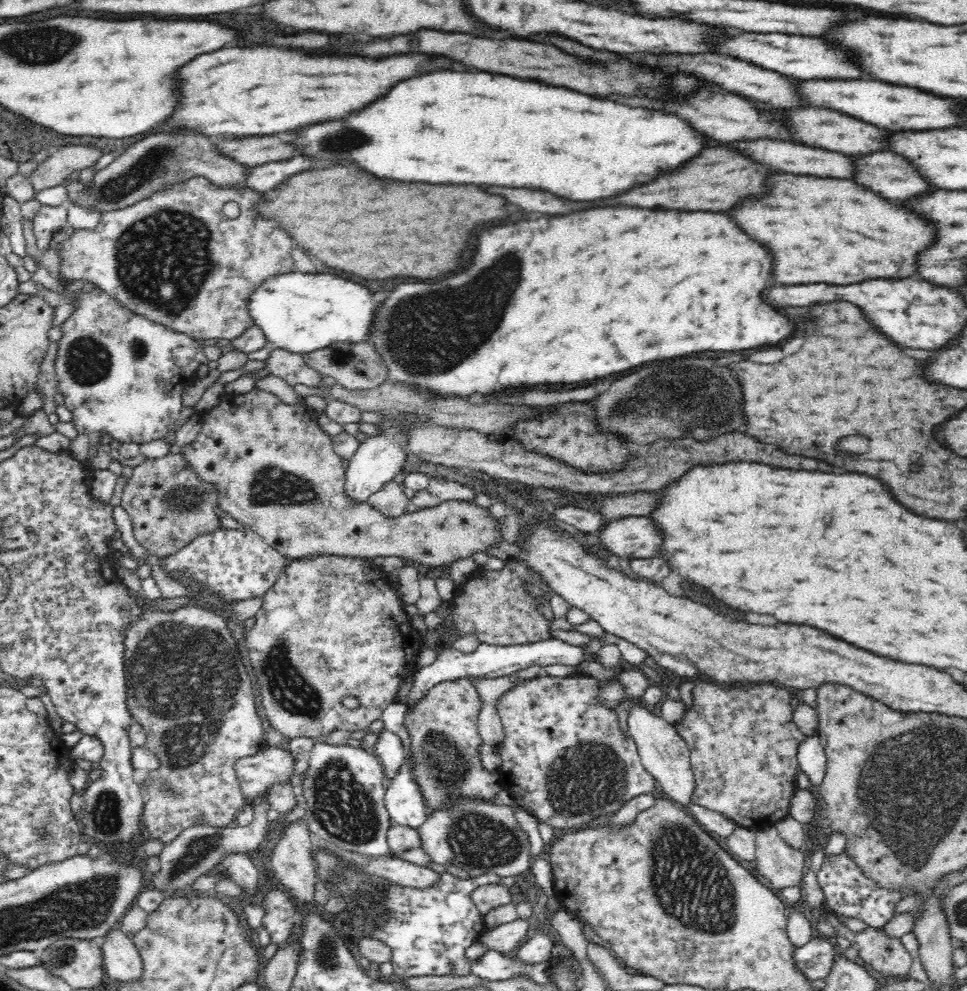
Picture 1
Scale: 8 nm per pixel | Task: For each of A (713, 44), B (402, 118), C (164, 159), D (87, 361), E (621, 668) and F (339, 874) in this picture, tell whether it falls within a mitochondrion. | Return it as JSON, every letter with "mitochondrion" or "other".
{"A":"other","B":"other","C":"mitochondrion","D":"mitochondrion","E":"other","F":"mitochondrion"}

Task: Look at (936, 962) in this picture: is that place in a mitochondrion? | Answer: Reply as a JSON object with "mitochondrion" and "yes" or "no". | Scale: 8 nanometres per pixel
{"mitochondrion":"no"}

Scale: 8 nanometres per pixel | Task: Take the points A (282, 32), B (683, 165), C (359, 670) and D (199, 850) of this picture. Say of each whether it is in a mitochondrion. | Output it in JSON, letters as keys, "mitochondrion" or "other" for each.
{"A":"other","B":"other","C":"other","D":"mitochondrion"}

